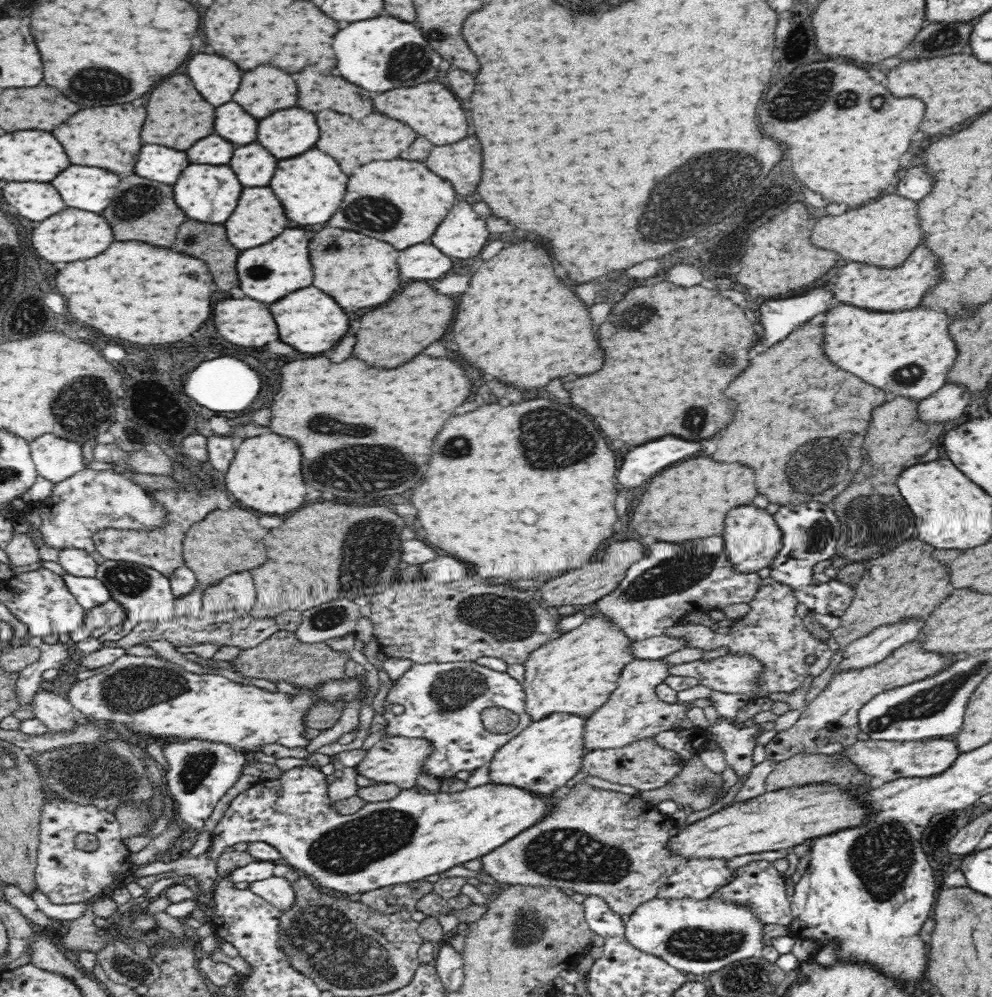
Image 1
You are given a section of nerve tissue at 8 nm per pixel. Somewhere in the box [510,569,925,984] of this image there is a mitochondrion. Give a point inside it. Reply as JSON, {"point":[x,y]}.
{"point":[562,854]}

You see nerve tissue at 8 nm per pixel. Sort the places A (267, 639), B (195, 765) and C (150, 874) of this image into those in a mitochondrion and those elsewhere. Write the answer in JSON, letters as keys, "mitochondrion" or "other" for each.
{"A":"other","B":"mitochondrion","C":"other"}

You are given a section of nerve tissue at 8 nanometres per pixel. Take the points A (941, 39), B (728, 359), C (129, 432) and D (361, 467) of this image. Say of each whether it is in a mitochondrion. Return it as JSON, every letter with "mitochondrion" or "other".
{"A":"mitochondrion","B":"mitochondrion","C":"mitochondrion","D":"mitochondrion"}

